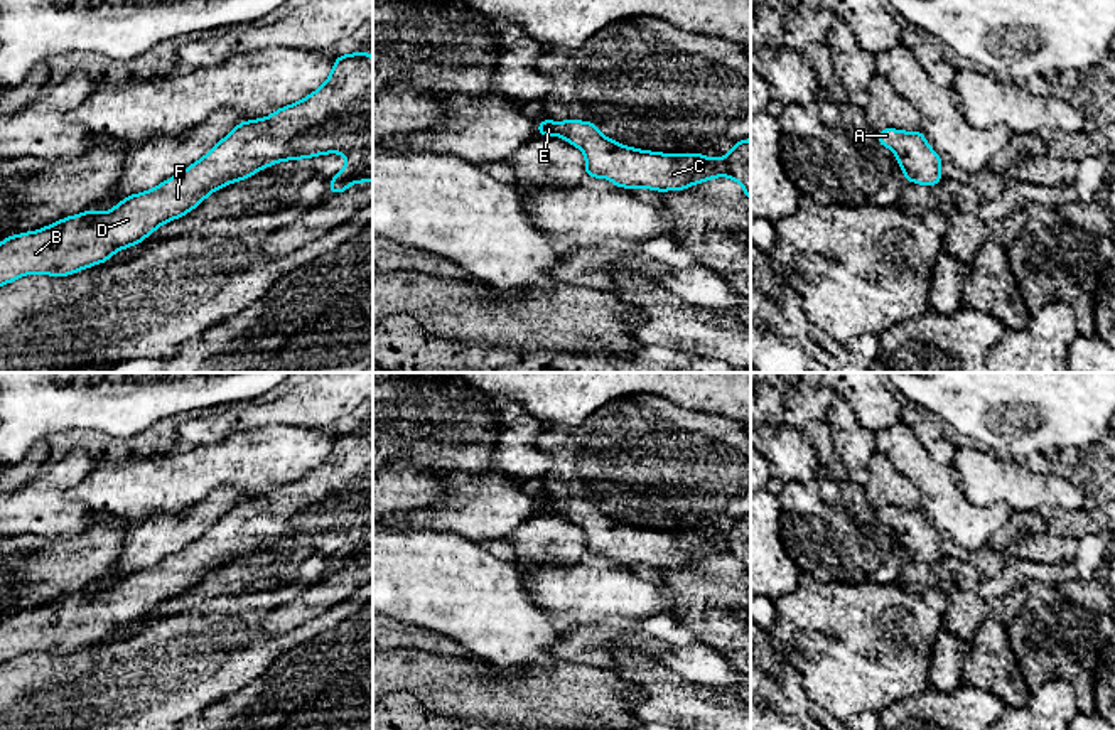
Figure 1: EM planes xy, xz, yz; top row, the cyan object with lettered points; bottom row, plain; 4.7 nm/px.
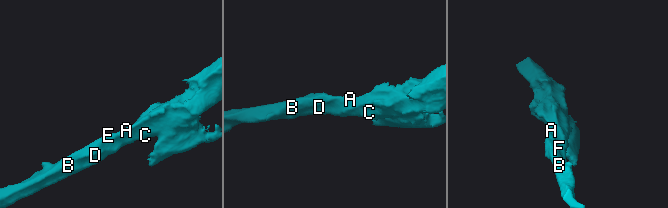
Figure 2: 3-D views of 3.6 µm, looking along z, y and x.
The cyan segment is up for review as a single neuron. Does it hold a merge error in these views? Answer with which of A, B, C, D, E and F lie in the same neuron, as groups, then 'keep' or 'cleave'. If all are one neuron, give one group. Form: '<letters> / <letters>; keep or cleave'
A B C D E F; keep

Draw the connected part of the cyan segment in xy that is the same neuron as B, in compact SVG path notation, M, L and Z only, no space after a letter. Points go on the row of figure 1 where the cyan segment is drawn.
M361 49L358 54L337 56L327 81L304 99L282 106L267 118L238 123L219 143L216 143L201 160L184 172L164 180L157 187L138 192L120 201L108 212L84 211L76 216L59 219L56 224L39 231L20 233L0 241L0 287L32 273L51 276L69 276L79 270L110 260L120 250L142 243L159 226L186 216L202 204L214 191L255 175L260 169L272 167L283 160L310 158L324 153L344 153L346 165L329 180L329 194L341 194L354 182L369 185L373 180L373 57Z

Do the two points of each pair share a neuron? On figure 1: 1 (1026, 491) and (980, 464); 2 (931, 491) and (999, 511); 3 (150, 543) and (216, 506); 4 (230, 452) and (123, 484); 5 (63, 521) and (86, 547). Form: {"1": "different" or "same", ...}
{"1": "same", "2": "same", "3": "same", "4": "same", "5": "different"}

